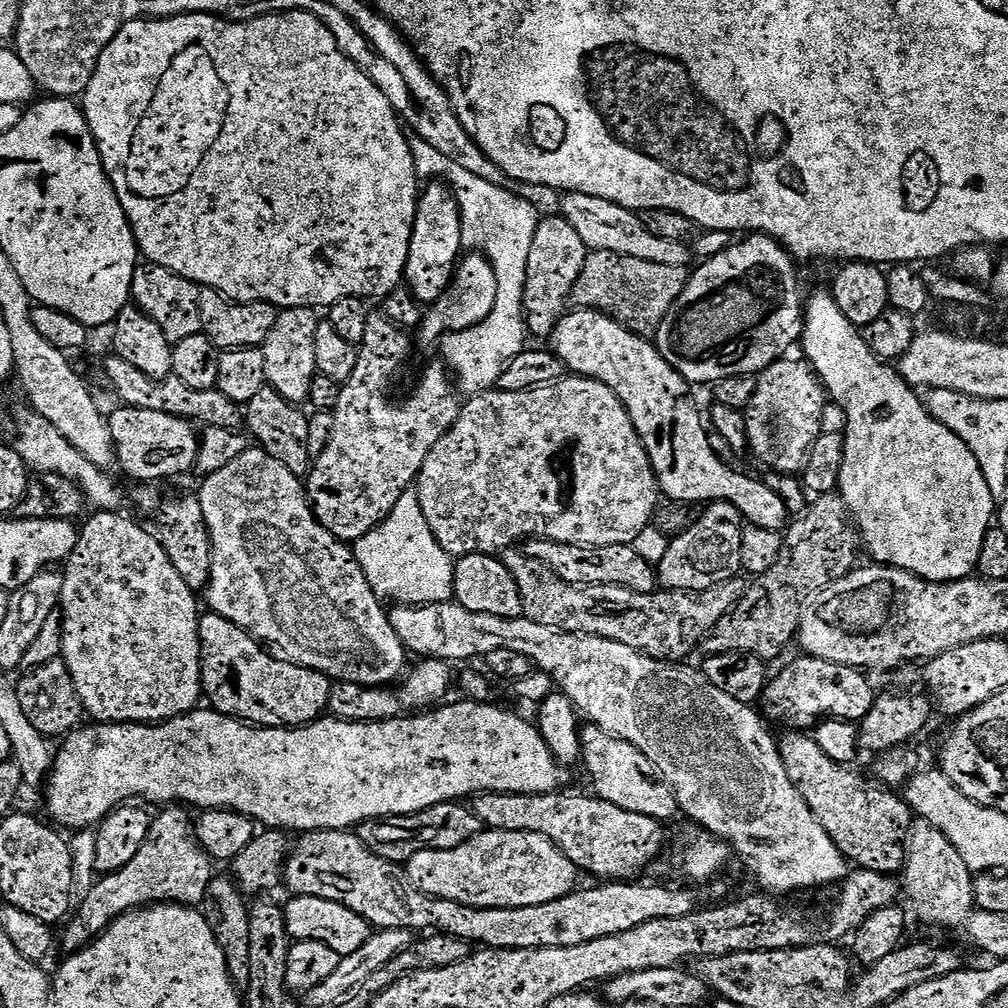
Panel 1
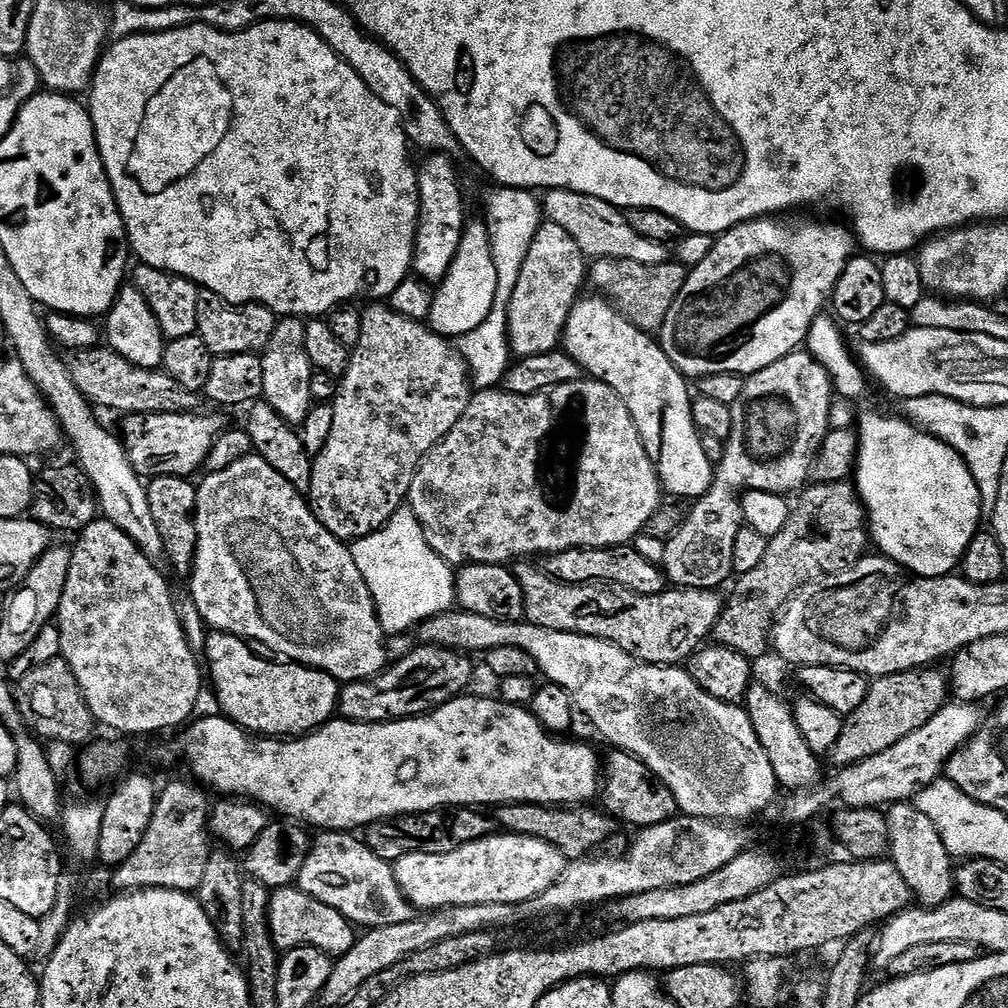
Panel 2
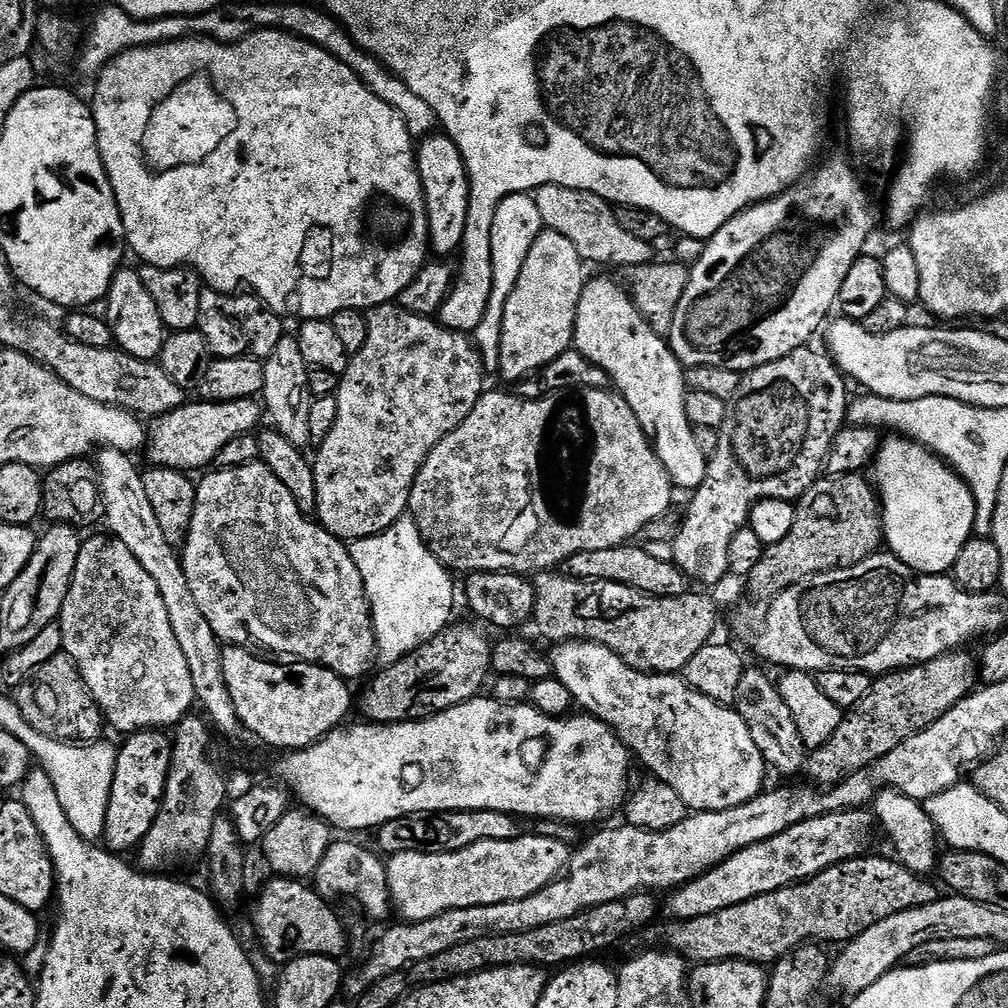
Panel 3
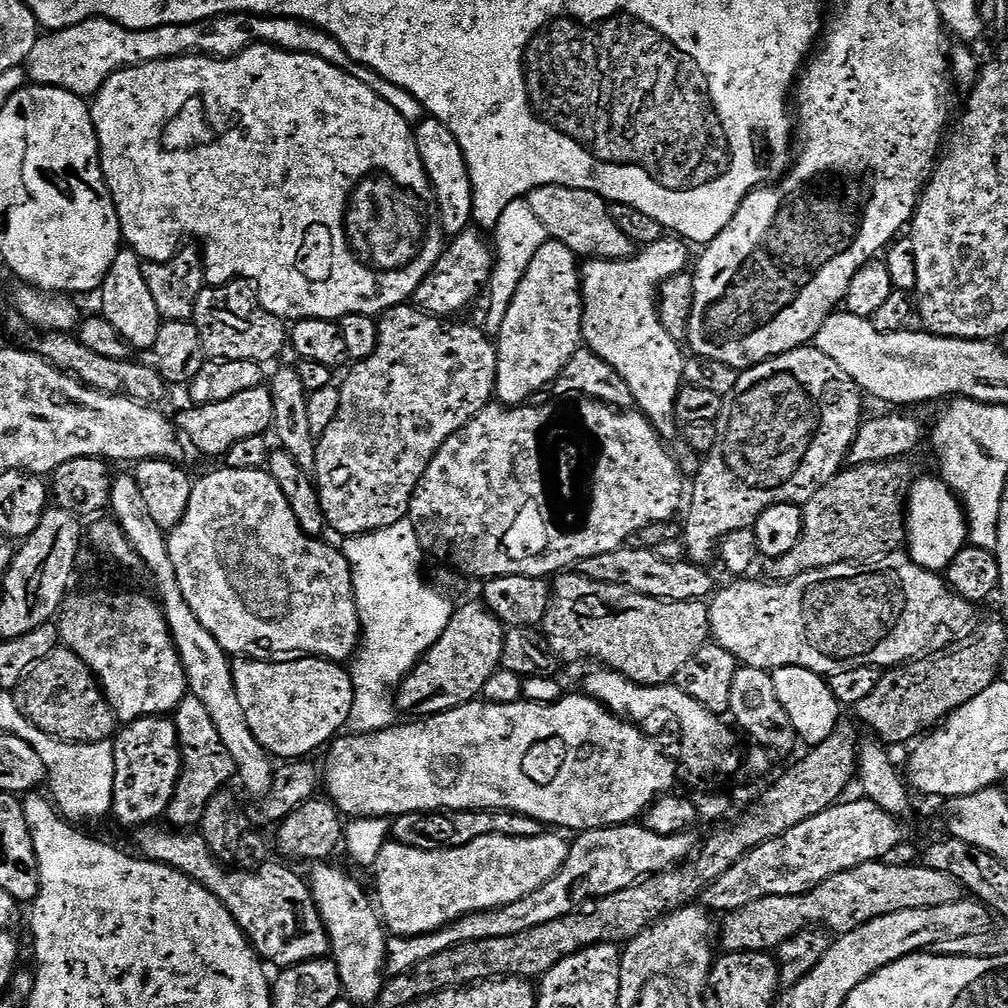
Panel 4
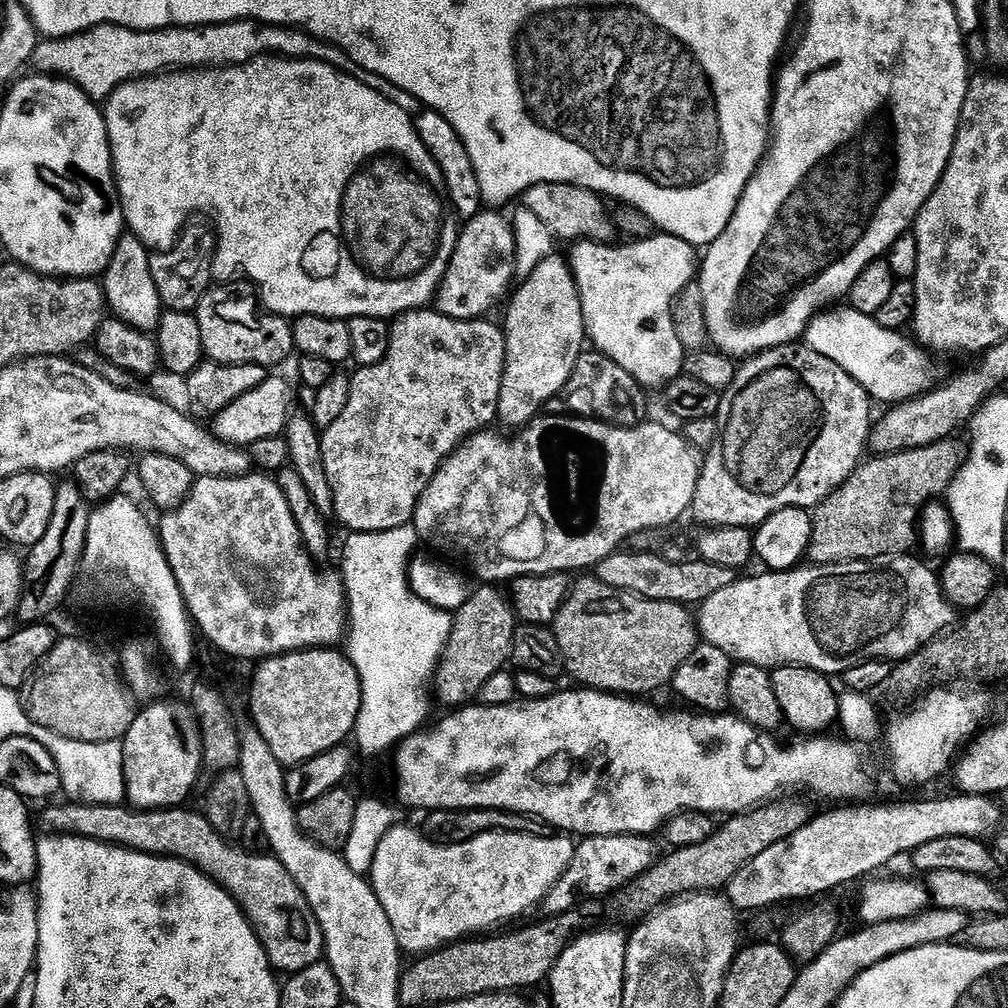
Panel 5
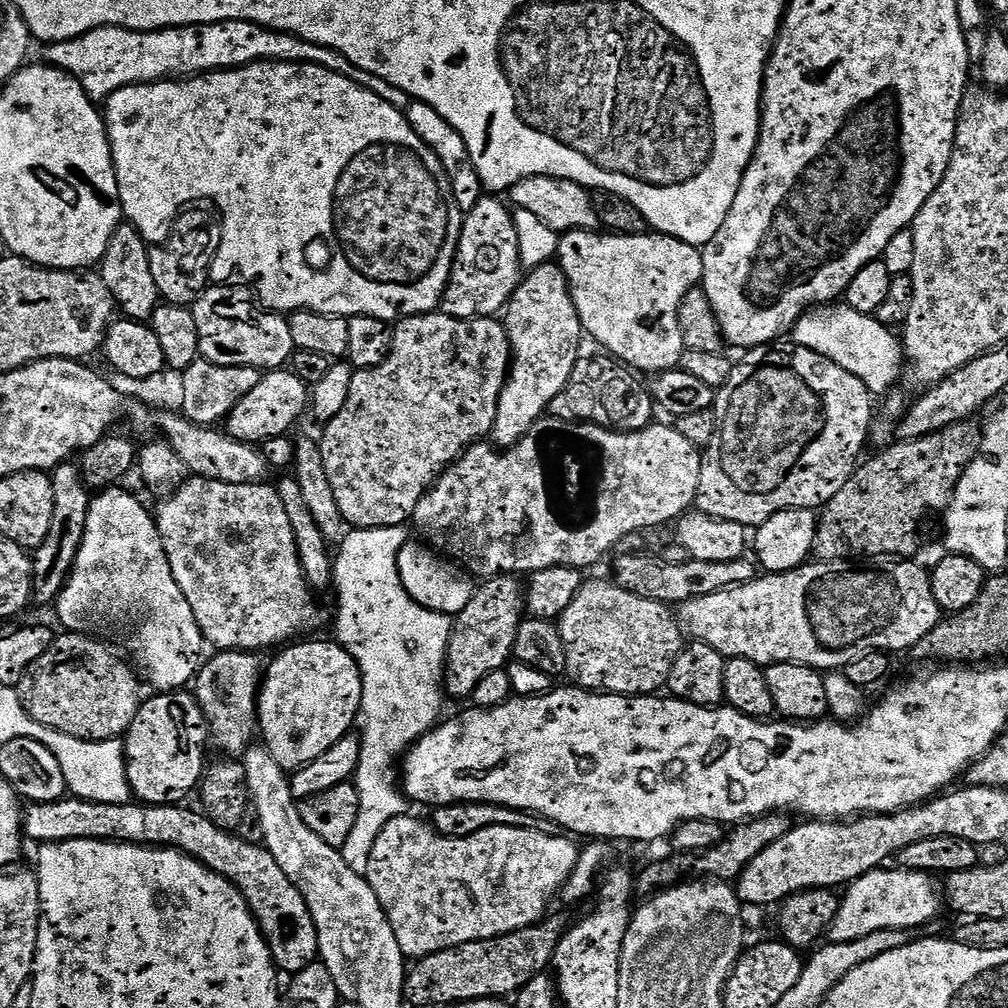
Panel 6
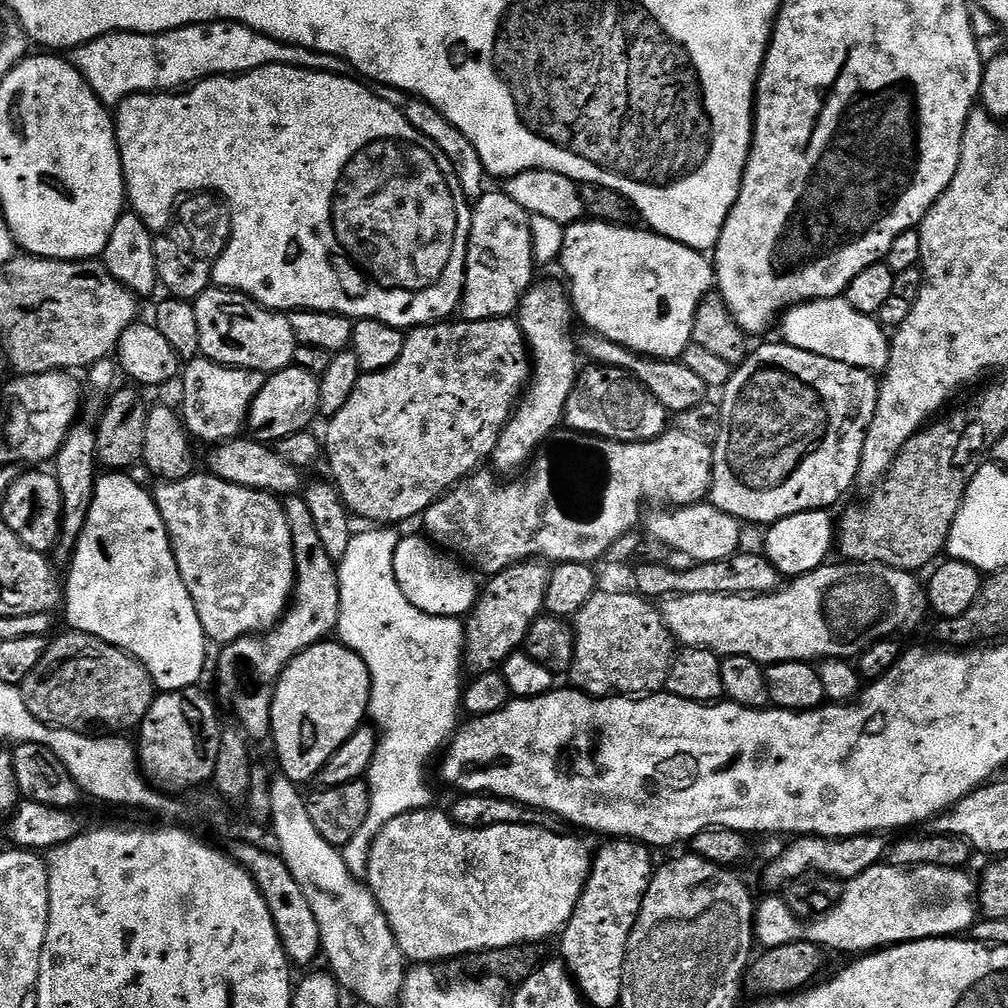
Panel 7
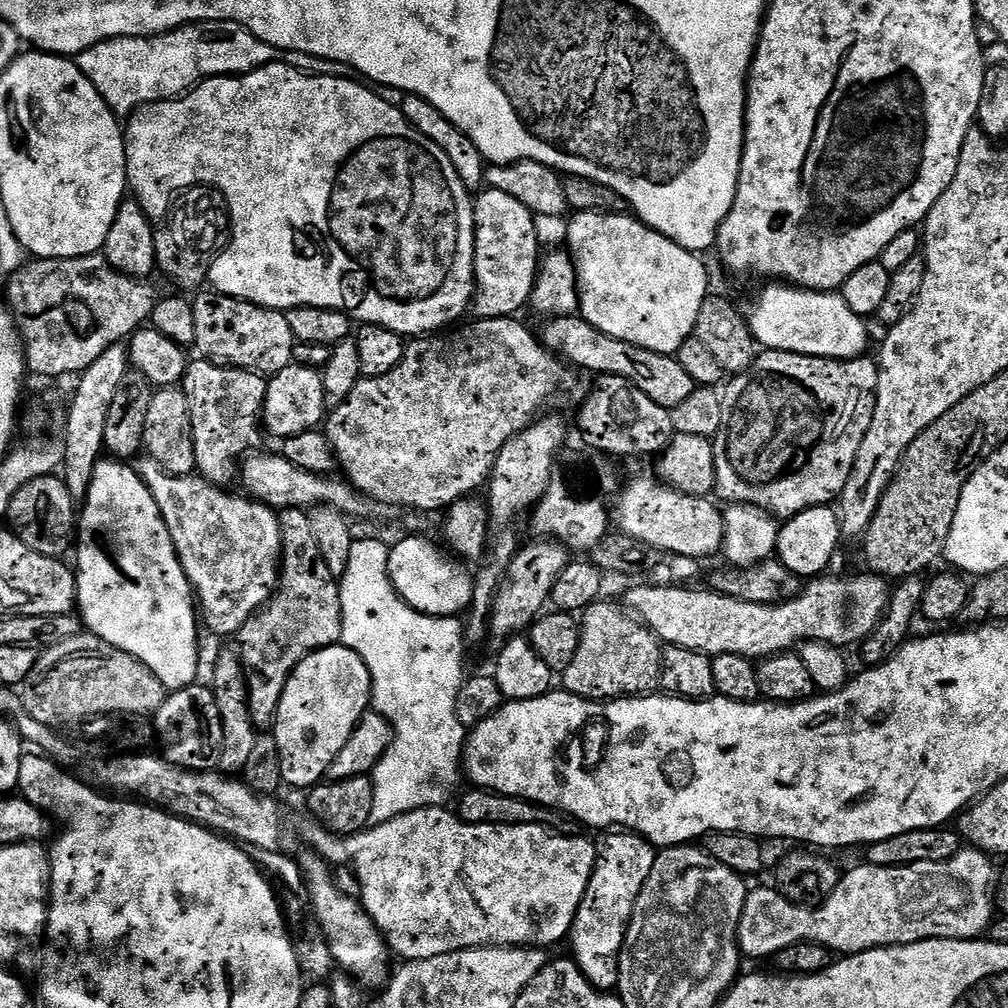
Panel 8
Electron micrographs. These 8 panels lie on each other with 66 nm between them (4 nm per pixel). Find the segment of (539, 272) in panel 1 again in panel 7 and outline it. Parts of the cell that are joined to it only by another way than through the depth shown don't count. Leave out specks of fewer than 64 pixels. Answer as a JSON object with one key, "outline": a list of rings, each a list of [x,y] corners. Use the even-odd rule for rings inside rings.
{"outline":[[[536,282],[520,300],[518,323],[524,342],[528,345],[532,375],[490,457],[491,467],[504,478],[527,469],[532,463],[532,457],[541,451],[545,441],[559,429],[556,427],[561,427],[566,398],[570,398],[570,390],[574,390],[576,385],[578,340],[575,335],[572,337],[574,309],[569,293],[561,285],[560,288],[556,284]]]}

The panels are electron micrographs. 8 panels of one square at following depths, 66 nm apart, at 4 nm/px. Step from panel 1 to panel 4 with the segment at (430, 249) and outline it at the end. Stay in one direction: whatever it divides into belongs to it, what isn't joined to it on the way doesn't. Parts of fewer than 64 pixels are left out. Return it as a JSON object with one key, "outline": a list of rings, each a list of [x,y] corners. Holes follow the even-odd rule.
{"outline":[[[431,118],[421,120],[415,125],[414,131],[422,166],[430,178],[436,195],[440,229],[448,238],[462,234],[472,224],[472,183],[470,170],[466,166],[466,158],[462,154],[462,146],[458,146],[458,138],[450,134],[447,126]]]}

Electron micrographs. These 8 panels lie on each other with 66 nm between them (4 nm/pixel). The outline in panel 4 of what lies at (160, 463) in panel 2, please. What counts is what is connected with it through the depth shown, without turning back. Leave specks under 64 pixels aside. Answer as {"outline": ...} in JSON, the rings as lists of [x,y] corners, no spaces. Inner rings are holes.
{"outline":[[[261,386],[254,390],[242,390],[242,394],[234,394],[234,398],[226,402],[188,406],[178,419],[178,428],[191,447],[193,444],[198,451],[220,458],[236,442],[265,435],[273,427],[274,418],[275,404],[271,387]]]}

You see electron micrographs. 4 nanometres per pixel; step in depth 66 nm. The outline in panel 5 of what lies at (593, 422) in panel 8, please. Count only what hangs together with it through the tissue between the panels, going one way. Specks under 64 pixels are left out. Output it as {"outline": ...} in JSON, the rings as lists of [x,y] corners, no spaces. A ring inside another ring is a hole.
{"outline":[[[595,350],[581,352],[578,362],[574,362],[574,374],[566,382],[562,401],[569,413],[574,416],[587,416],[602,420],[605,424],[615,424],[617,428],[633,428],[641,423],[644,416],[645,389],[614,358]]]}

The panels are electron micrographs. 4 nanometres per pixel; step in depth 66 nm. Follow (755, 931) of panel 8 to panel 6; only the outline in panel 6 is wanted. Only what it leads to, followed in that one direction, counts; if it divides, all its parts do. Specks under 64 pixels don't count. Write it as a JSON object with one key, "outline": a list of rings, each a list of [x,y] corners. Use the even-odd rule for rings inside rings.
{"outline":[[[877,870],[874,872],[868,872],[865,876],[859,876],[857,880],[852,881],[851,884],[847,885],[846,891],[848,893],[843,893],[840,909],[838,910],[838,914],[834,918],[834,922],[832,923],[830,929],[830,940],[831,943],[837,944],[838,942],[854,942],[858,938],[866,938],[866,934],[874,934],[878,930],[894,930],[895,932],[903,932],[907,933],[909,931],[908,928],[920,928],[923,924],[928,924],[932,919],[935,918],[936,915],[940,912],[940,904],[942,908],[942,892],[938,887],[937,881],[936,884],[931,875],[927,872],[910,872],[907,870],[895,870],[896,872],[884,872],[888,870]]]}

